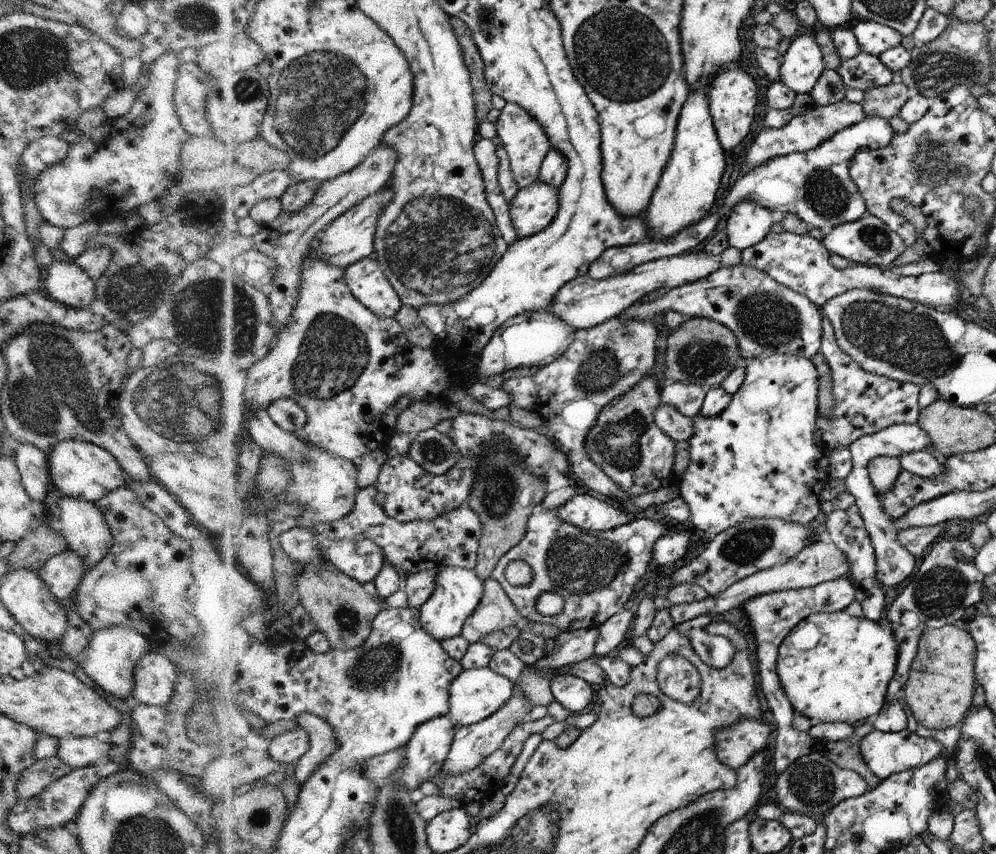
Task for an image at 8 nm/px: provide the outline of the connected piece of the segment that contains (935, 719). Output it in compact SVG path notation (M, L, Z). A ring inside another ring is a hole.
M960 623L956 626L926 627L922 631L903 690L912 716L924 728L941 731L959 726L966 718L972 706L972 696L975 696L974 684L978 682L974 678L974 654L978 654L978 646L974 646L972 637L962 630Z

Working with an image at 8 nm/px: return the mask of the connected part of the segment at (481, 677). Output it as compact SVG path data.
M489 666L480 667L475 669L464 670L458 679L452 683L451 686L451 707L450 716L460 726L468 726L476 724L485 718L488 718L491 714L494 714L501 706L506 704L506 701L511 697L514 688L514 683L508 680L505 676L496 674Z

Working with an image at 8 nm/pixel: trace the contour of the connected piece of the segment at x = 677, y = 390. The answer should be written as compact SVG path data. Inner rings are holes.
M675 382L664 387L661 402L692 419L699 414L705 394L706 389L700 385Z

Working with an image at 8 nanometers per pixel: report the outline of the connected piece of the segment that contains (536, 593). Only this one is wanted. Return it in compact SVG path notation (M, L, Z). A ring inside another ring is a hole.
M540 504L540 506L536 506L530 522L527 523L524 538L499 560L499 564L494 570L494 578L502 585L504 592L520 611L520 614L529 621L550 623L562 631L598 629L608 618L625 610L624 604L628 602L630 594L634 592L634 586L642 580L642 576L648 570L650 552L653 552L652 544L657 542L656 538L662 538L662 534L666 534L670 529L658 520L644 517L630 520L630 522L609 531L587 531L563 521L559 517L557 509L547 511ZM518 559L524 560L530 565L533 577L527 585L512 587L504 577L504 569L512 560ZM548 591L557 592L565 602L562 612L553 617L546 616L538 610L539 596Z

